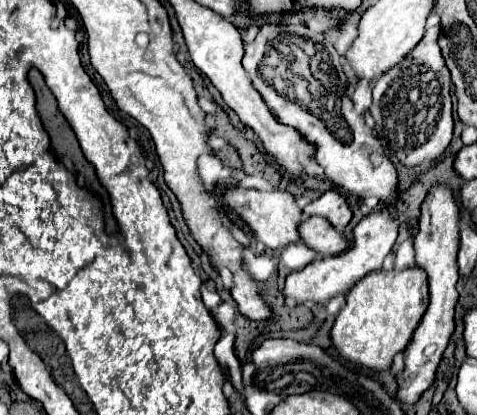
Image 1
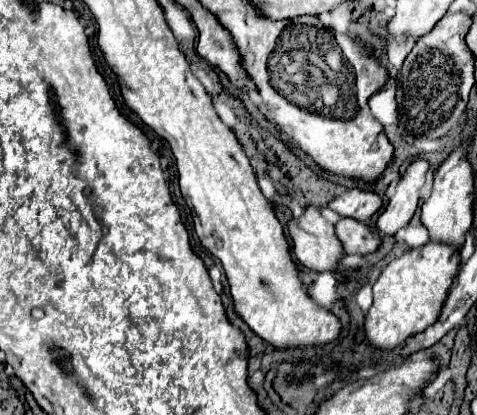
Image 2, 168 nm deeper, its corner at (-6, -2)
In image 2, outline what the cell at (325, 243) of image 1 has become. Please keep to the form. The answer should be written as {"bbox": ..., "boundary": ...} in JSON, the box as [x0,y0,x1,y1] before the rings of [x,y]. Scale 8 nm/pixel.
{"bbox":[335,217,379,255],"boundary":[[[343,217],[335,223],[335,235],[339,243],[343,245],[347,255],[365,255],[379,247],[379,235],[367,227],[365,223],[359,223],[355,219]]]}

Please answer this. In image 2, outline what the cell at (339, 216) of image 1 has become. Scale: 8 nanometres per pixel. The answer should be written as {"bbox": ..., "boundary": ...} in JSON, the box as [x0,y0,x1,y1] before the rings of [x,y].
{"bbox":[327,189,383,221],"boundary":[[[349,189],[343,195],[329,201],[327,207],[339,213],[341,217],[351,217],[355,221],[367,221],[373,213],[381,209],[381,203],[383,203],[381,197],[375,195],[373,191]]]}

